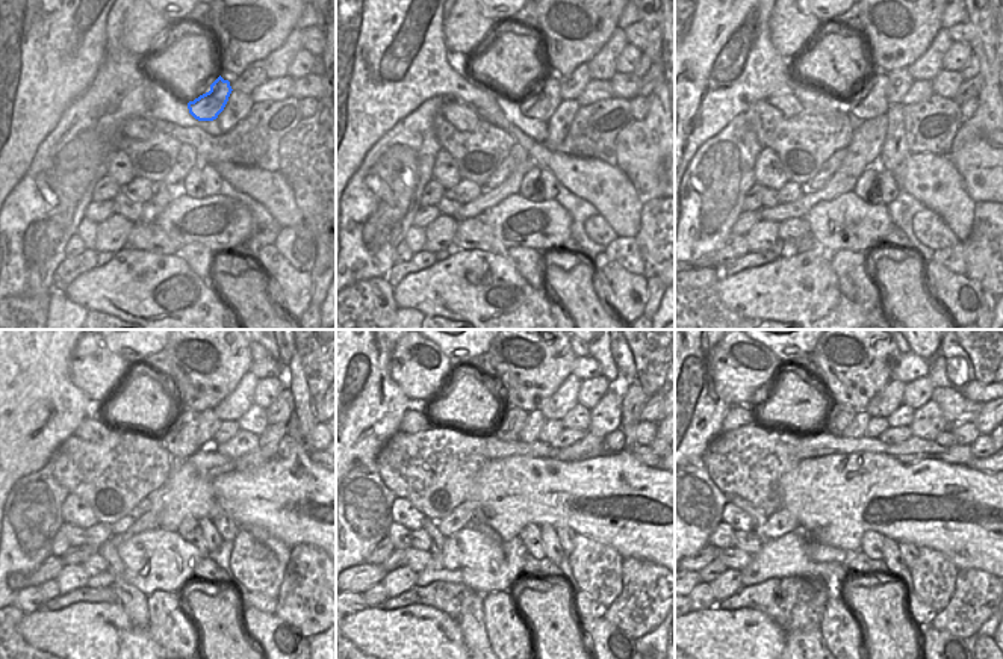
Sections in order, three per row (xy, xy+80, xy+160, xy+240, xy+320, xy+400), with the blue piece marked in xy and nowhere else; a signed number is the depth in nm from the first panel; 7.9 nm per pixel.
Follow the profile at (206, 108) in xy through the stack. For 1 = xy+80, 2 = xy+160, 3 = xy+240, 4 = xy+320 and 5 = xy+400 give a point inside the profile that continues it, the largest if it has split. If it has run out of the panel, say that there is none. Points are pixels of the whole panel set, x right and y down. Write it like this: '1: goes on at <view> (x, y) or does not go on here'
1: goes on at xy+80 (540, 103)
2: goes on at xy+160 (867, 100)
3: goes on at xy+240 (180, 434)
4: goes on at xy+320 (507, 428)
5: goes on at xy+400 (837, 417)

